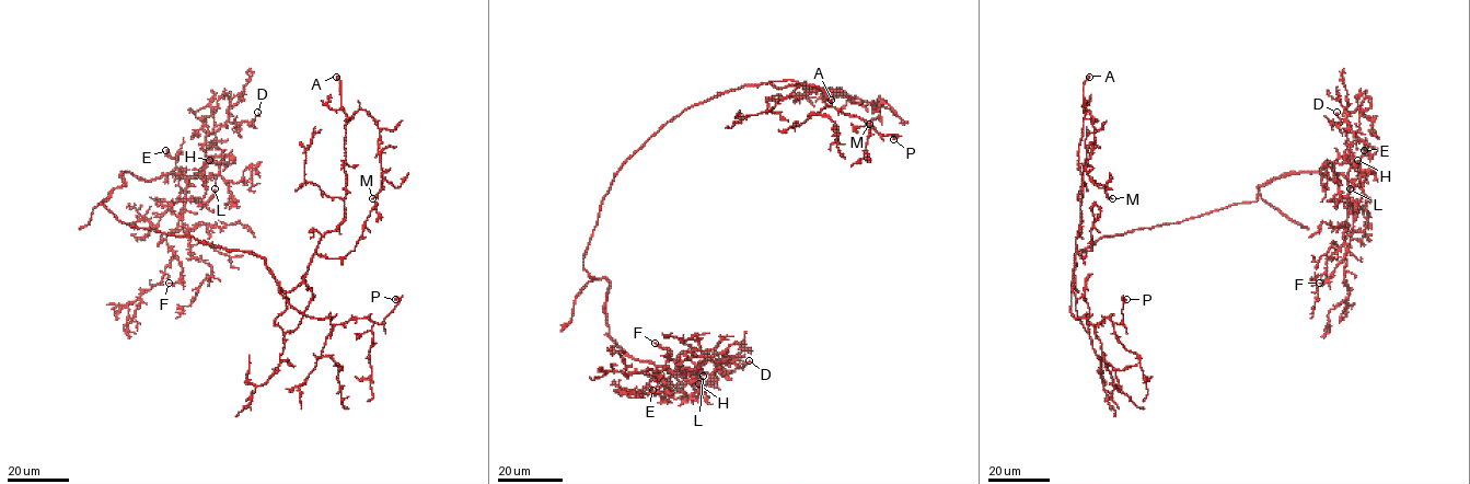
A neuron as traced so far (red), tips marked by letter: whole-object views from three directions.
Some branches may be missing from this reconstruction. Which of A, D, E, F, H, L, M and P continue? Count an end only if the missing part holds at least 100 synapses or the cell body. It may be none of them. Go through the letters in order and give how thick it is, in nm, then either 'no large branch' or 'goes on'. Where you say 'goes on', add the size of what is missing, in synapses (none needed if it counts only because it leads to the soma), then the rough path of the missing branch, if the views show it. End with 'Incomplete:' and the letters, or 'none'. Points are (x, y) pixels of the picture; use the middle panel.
A: calibre 220 nm; goes on; 110 synapses; course (831, 100), (837, 108), (829, 112), (829, 122)
D: calibre 100 nm; no large branch
E: calibre 200 nm; no large branch
F: calibre 150 nm; no large branch
H: calibre 170 nm; no large branch
L: calibre 190 nm; no large branch
M: calibre 110 nm; no large branch
P: calibre 280 nm; no large branch
Incomplete: A

